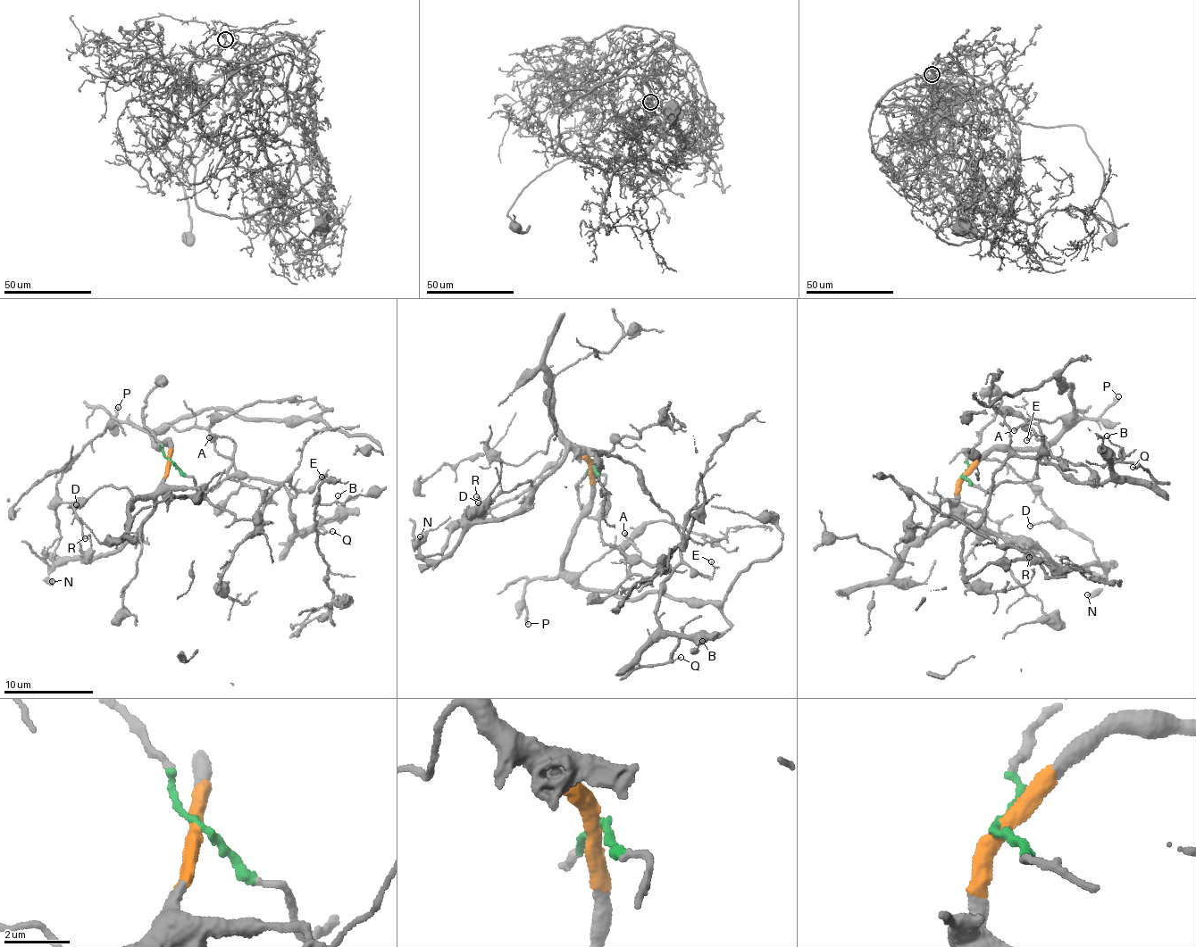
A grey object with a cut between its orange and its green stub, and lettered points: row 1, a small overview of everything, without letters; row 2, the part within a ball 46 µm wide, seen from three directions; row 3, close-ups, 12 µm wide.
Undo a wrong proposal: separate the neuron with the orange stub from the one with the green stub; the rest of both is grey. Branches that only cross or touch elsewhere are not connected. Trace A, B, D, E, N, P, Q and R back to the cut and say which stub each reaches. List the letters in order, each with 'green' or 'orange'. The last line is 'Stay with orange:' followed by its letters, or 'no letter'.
A: green
B: green
D: orange
E: green
N: orange
P: orange
Q: green
R: orange
Stay with orange: D, N, P, R

